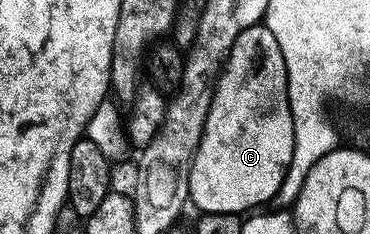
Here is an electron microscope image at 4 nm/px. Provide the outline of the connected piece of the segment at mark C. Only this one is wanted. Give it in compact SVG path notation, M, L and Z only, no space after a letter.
M264 25L243 29L243 33L235 37L235 45L231 45L231 53L225 58L225 67L217 79L211 109L207 113L203 137L193 158L189 178L192 206L197 206L201 213L241 215L272 204L275 193L279 193L279 185L283 185L294 149L295 129L287 97L287 69L283 65L279 41L275 41L271 29Z

